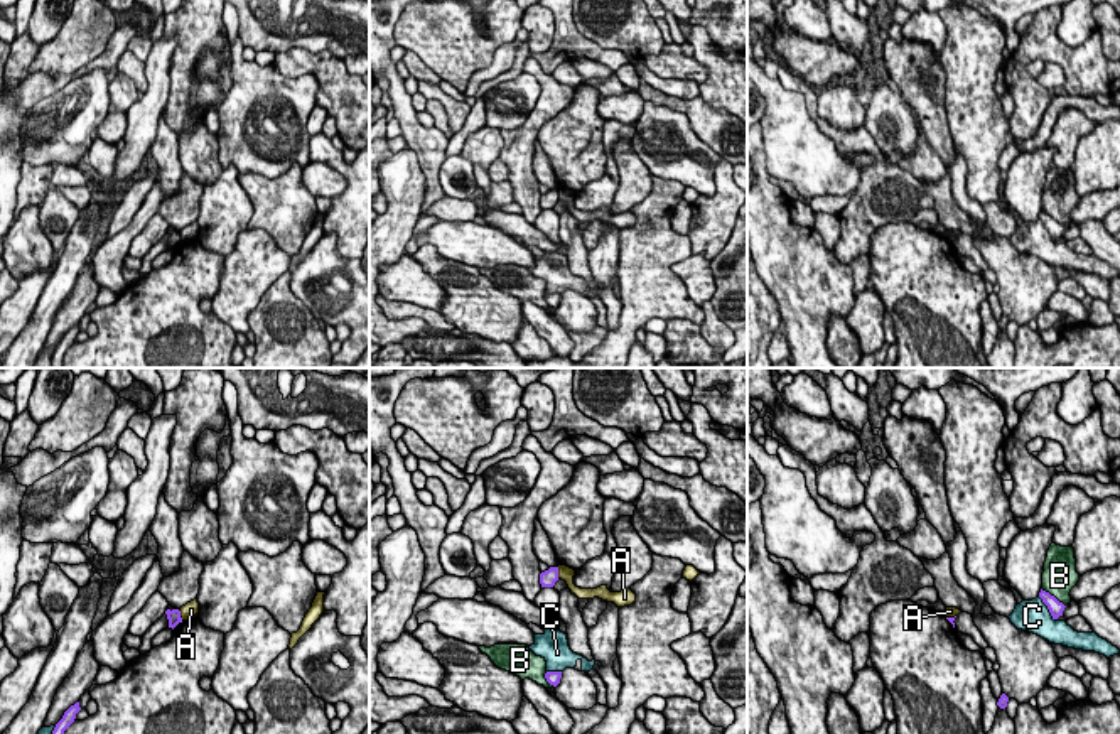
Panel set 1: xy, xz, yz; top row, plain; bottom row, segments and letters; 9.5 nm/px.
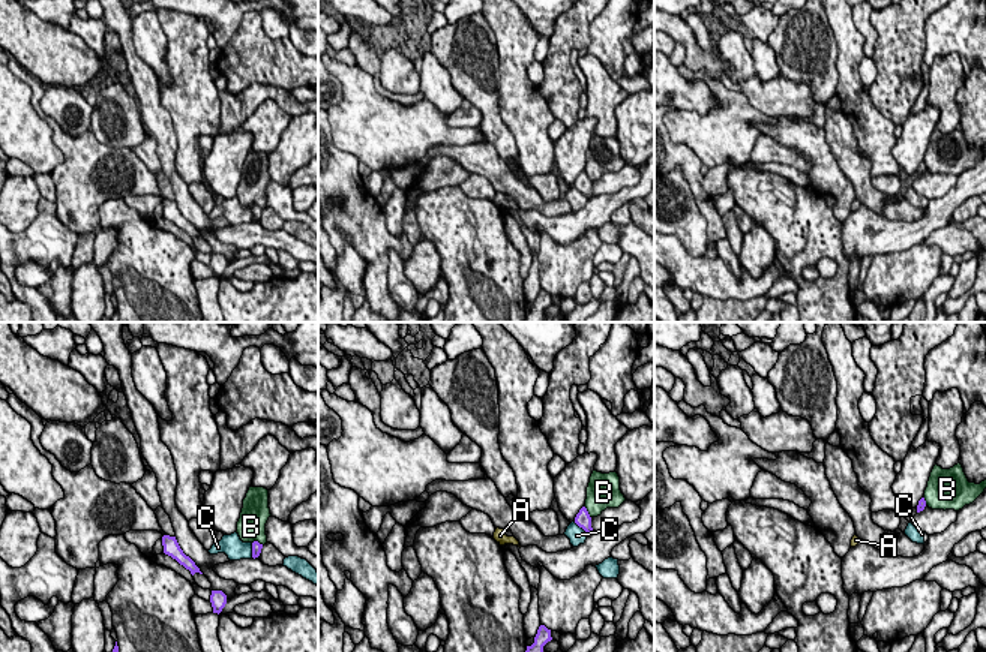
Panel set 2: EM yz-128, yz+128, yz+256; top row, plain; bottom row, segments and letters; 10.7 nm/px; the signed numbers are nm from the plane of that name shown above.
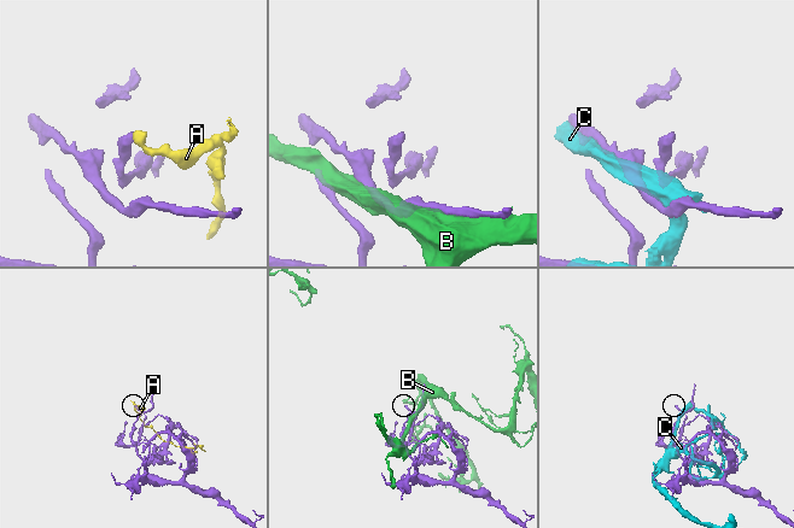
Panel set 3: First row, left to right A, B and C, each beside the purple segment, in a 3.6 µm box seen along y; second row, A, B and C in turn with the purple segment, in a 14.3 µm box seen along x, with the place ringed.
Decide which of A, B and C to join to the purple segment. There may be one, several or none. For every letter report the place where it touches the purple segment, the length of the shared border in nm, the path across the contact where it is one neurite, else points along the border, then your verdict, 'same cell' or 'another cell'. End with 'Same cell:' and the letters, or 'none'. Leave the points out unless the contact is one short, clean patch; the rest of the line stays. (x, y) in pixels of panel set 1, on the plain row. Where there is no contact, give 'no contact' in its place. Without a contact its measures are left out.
A: xy (179, 237) | 120 nm | along xy (177, 232), (183, 242) | another cell
B: yz (1053, 218) | 300 nm | another cell
C: yz (1048, 230) | 280 nm | another cell
Same cell: none

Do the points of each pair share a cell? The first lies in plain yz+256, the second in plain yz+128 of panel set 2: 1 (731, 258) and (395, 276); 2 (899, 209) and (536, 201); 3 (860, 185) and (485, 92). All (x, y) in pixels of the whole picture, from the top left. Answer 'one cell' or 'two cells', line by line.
1: one cell
2: one cell
3: one cell

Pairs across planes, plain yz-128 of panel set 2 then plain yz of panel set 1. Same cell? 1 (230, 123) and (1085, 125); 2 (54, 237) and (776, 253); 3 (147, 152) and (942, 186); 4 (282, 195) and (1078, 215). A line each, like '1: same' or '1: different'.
1: different
2: same
3: different
4: different

